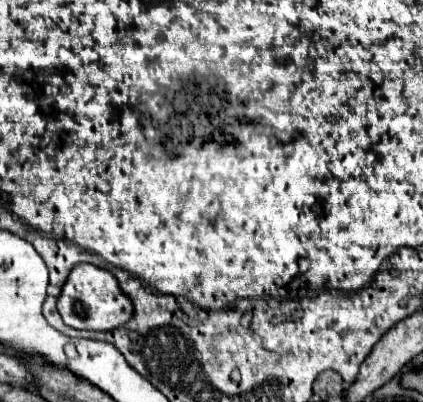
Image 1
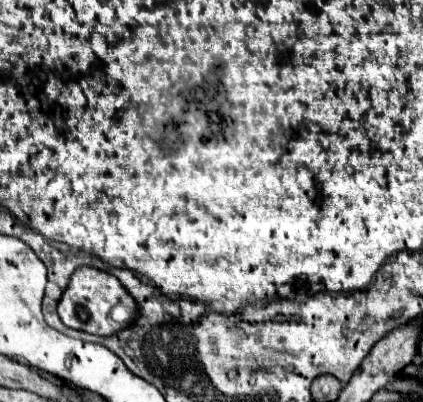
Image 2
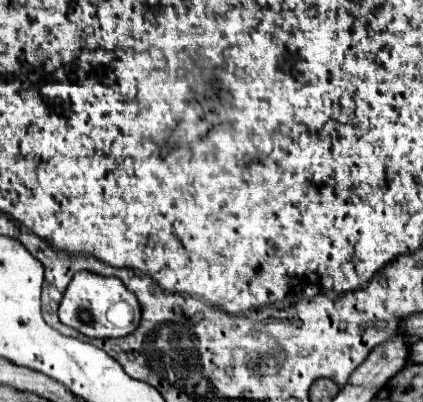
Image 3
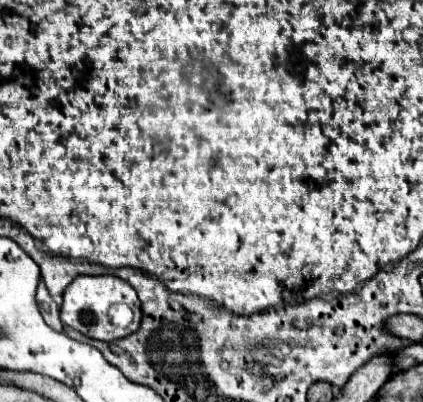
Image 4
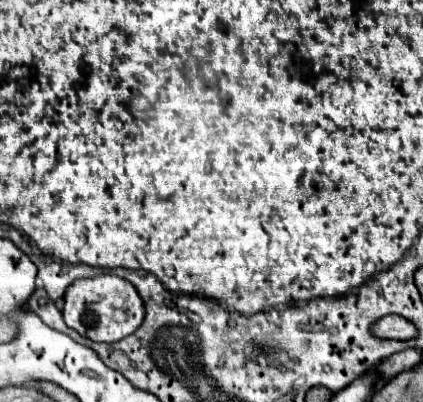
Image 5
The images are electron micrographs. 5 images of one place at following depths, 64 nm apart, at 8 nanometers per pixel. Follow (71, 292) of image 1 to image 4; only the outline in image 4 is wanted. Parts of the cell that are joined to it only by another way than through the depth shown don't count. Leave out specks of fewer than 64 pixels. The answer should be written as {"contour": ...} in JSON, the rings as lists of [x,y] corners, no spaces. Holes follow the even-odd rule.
{"contour":[[[78,276],[64,290],[64,302],[62,302],[62,308],[60,308],[60,318],[62,318],[64,324],[68,324],[70,328],[82,332],[88,338],[112,342],[112,340],[124,338],[124,336],[128,336],[128,334],[138,330],[140,318],[142,318],[142,310],[140,310],[140,300],[136,296],[136,290],[128,282],[120,280],[118,276]],[[118,302],[124,302],[124,304],[128,304],[132,308],[132,312],[136,314],[136,326],[120,328],[120,326],[112,326],[110,324],[108,308],[112,304],[118,304]]]}

